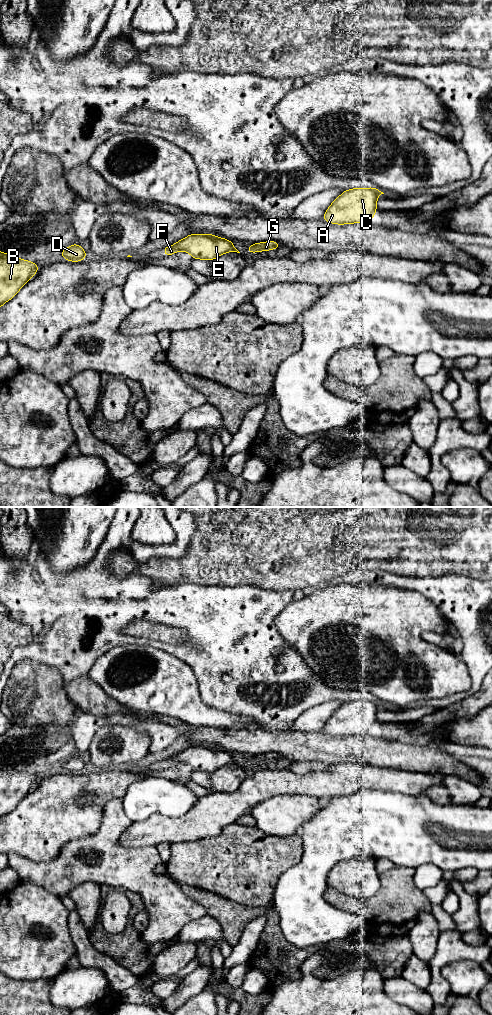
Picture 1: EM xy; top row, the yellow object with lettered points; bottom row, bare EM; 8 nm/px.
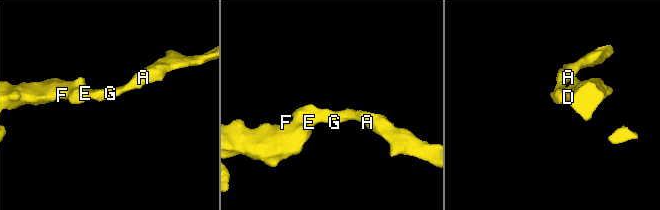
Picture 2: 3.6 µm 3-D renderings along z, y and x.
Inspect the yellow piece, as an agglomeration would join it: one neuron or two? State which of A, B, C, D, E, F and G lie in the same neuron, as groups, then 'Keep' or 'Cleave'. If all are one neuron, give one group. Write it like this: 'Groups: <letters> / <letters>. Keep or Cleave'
Groups: A B C D E F G. Keep

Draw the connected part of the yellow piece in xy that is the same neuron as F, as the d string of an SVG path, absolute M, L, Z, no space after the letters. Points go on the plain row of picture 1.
M190 746L171 759L165 758L164 768L170 768L178 763L188 764L193 771L208 773L214 772L224 765L240 765L230 752L216 749L215 746Z

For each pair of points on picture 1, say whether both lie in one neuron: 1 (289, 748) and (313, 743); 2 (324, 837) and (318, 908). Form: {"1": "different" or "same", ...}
{"1": "same", "2": "same"}

